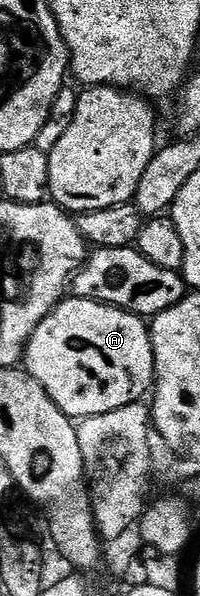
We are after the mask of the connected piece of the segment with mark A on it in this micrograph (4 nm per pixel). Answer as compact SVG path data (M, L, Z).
M70 295L36 327L30 342L26 344L24 368L36 379L36 383L40 383L40 387L44 387L52 403L56 403L56 407L60 407L60 411L67 413L71 419L104 415L128 404L141 402L151 392L154 352L150 331L147 322L134 313Z

